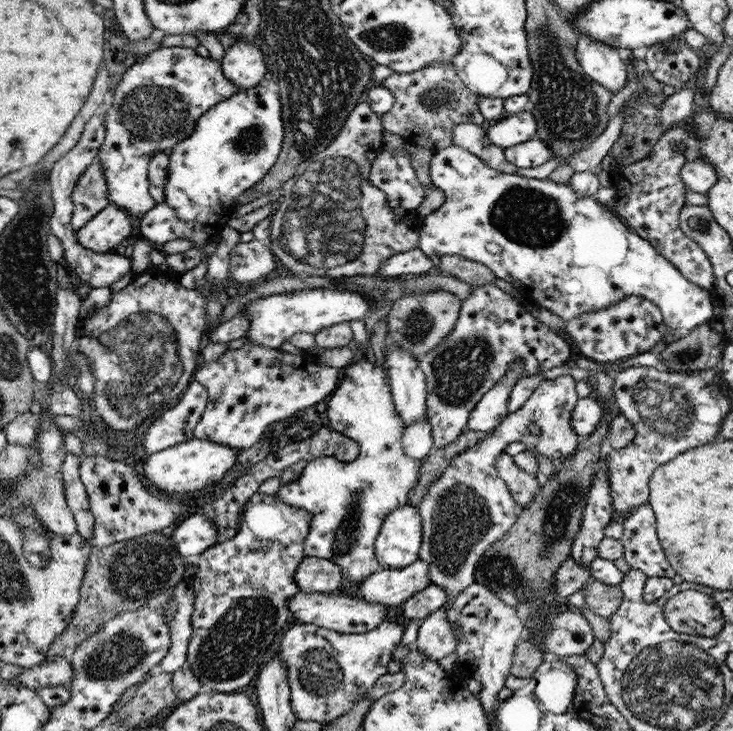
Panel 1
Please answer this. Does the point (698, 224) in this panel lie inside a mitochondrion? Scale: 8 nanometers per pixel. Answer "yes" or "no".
yes

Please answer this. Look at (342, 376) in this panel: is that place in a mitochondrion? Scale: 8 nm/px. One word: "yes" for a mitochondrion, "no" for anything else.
no

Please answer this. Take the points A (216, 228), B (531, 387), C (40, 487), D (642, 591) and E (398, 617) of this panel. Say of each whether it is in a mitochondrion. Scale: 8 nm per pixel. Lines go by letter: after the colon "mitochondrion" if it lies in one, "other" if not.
A: other
B: other
C: mitochondrion
D: other
E: other

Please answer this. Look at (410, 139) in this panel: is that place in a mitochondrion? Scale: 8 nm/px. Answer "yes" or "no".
no

